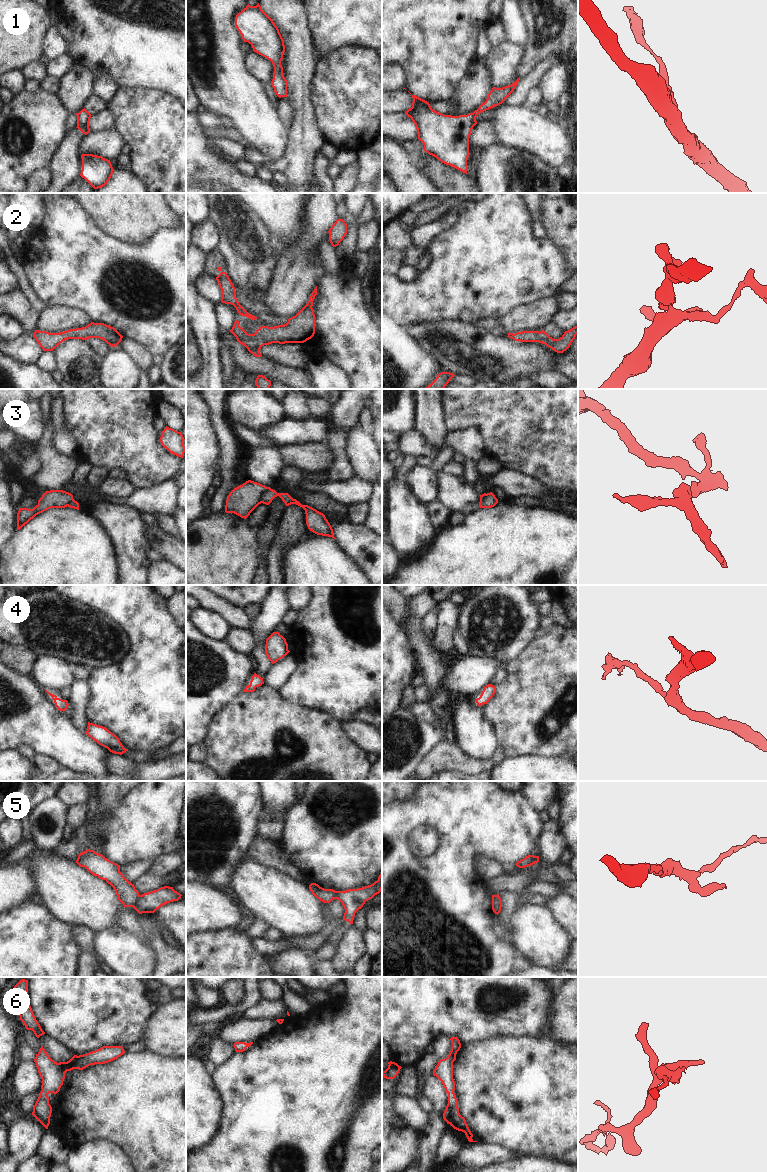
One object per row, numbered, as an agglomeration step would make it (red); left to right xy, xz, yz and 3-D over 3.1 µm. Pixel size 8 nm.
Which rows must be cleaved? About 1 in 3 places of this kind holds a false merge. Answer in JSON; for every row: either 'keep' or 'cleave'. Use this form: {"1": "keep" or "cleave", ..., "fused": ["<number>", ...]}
{"1": "keep", "2": "keep", "3": "cleave", "4": "keep", "5": "cleave", "6": "keep", "fused": ["3", "5"]}

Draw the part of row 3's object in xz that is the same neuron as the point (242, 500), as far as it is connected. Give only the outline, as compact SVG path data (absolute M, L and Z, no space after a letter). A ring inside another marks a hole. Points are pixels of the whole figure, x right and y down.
M248 480L234 488L227 496L225 512L234 513L246 519L261 504L261 498L268 487Z

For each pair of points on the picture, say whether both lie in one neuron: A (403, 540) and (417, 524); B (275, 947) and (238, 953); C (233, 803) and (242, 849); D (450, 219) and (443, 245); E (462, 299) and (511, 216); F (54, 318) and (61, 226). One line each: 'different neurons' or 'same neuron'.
A: same neuron
B: different neurons
C: same neuron
D: different neurons
E: same neuron
F: different neurons

